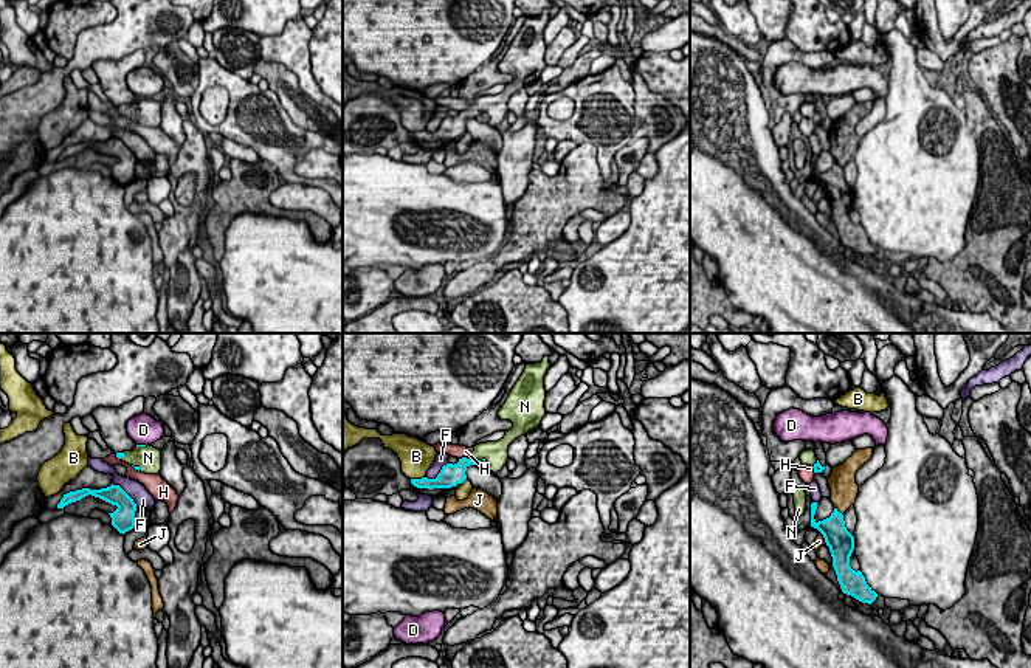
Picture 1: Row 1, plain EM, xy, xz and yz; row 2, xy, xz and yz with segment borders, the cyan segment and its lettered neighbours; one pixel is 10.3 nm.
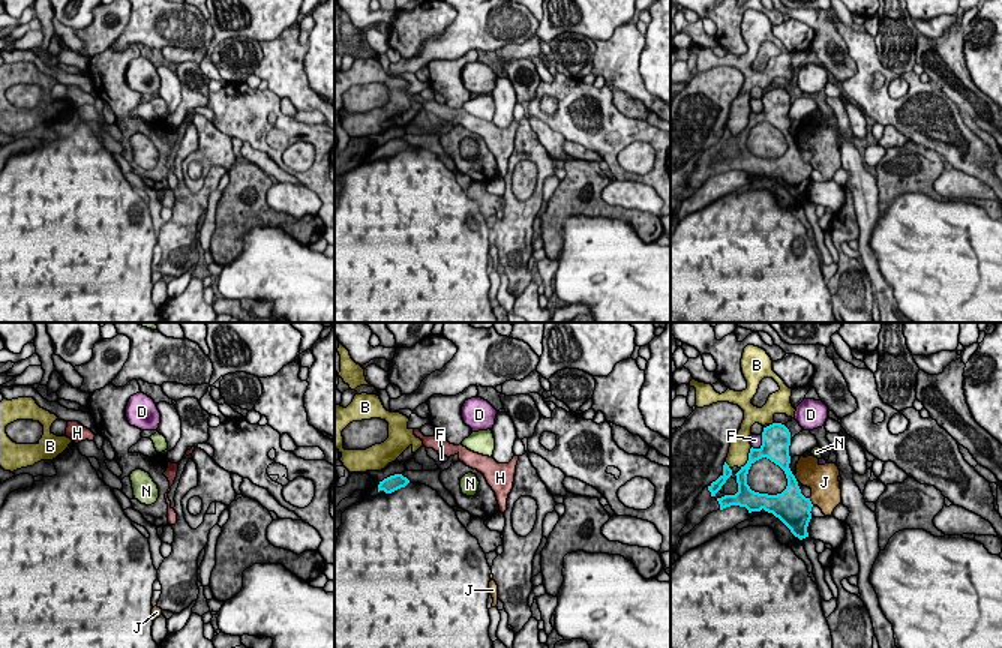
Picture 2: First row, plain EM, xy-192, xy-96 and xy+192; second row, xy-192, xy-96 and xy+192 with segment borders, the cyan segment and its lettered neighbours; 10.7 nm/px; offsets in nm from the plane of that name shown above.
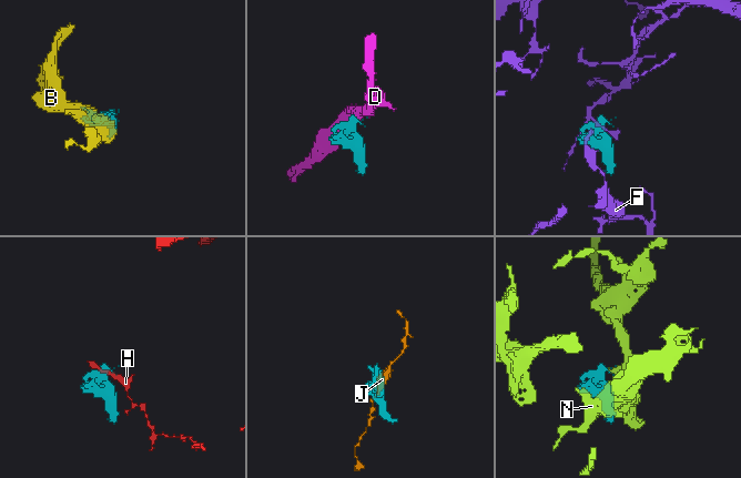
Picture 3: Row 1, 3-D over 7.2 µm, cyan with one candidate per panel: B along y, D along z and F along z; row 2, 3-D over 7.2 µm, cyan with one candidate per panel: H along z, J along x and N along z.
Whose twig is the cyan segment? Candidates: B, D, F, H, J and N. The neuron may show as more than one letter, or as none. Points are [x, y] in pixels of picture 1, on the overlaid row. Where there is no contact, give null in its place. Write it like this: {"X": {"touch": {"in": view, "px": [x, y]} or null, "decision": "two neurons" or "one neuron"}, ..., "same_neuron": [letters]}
{"B": {"touch": {"in": "xz", "px": [417, 479]}, "decision": "two neurons"}, "D": {"touch": {"in": "xy", "px": [141, 445]}, "decision": "two neurons"}, "F": {"touch": {"in": "xy", "px": [126, 493]}, "decision": "two neurons"}, "H": {"touch": {"in": "xz", "px": [462, 457]}, "decision": "two neurons"}, "J": {"touch": {"in": "yz", "px": [839, 512]}, "decision": "two neurons"}, "N": {"touch": {"in": "xz", "px": [476, 459]}, "decision": "one neuron"}, "same_neuron": ["N"]}

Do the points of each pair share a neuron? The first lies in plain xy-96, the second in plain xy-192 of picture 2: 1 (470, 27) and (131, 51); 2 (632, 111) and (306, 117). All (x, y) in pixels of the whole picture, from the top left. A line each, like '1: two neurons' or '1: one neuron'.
1: two neurons
2: two neurons

